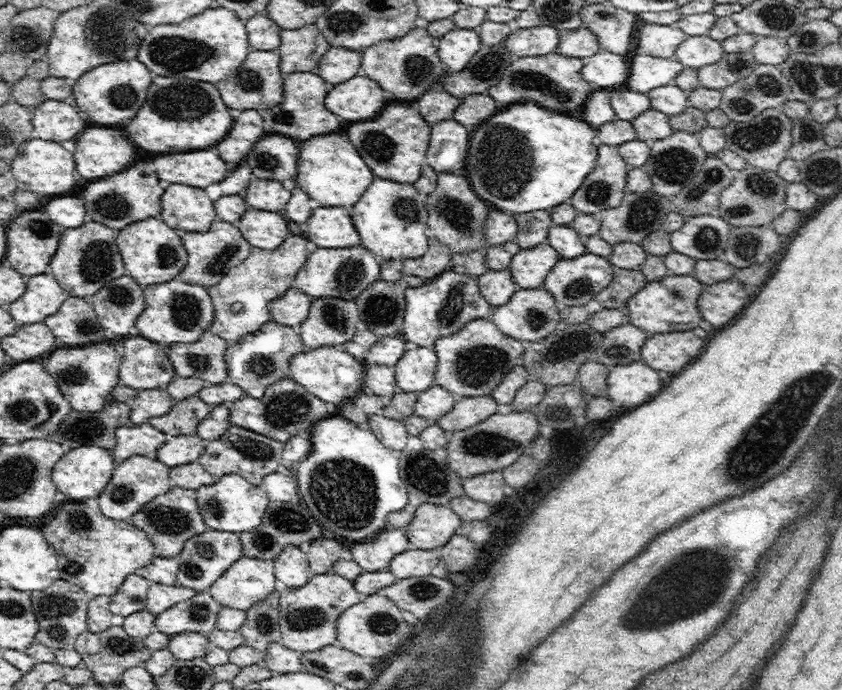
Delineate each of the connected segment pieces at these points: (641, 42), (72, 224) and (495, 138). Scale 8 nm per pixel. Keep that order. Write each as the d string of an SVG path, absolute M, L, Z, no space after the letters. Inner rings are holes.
M646 23L638 36L638 53L658 57L673 57L678 46L687 39L686 34L677 25Z
M66 196L66 198L54 198L45 206L45 212L63 231L71 228L78 228L84 224L85 201L80 196Z
M536 101L514 103L507 110L498 112L478 125L469 140L464 171L474 192L493 208L514 216L535 210L550 213L555 206L571 198L580 188L586 175L596 166L598 147L592 144L596 135L597 131L586 122L548 112Z

